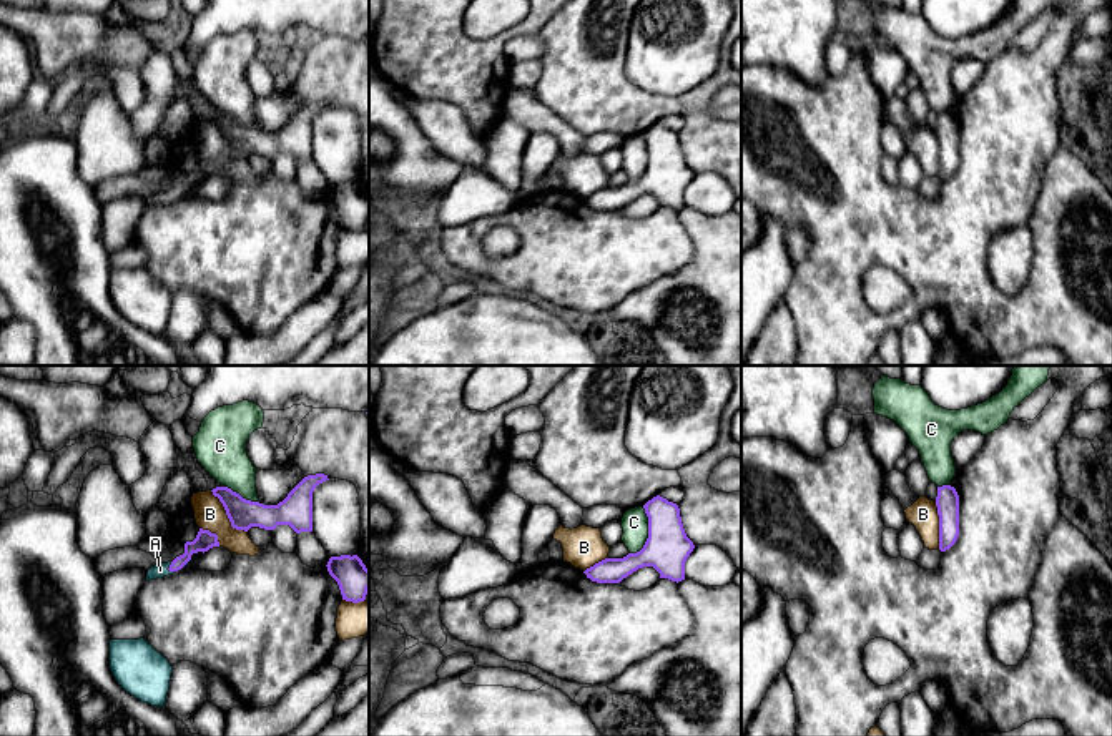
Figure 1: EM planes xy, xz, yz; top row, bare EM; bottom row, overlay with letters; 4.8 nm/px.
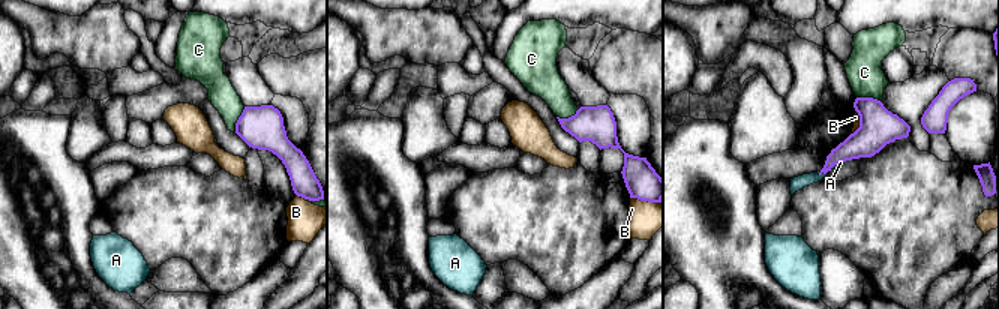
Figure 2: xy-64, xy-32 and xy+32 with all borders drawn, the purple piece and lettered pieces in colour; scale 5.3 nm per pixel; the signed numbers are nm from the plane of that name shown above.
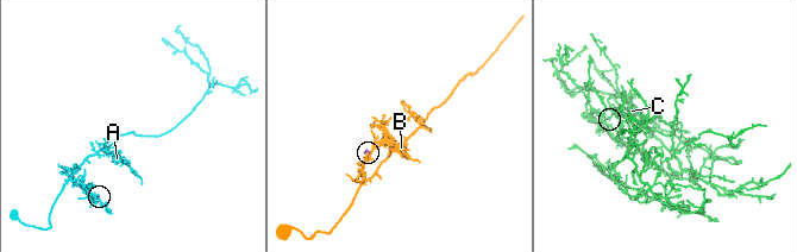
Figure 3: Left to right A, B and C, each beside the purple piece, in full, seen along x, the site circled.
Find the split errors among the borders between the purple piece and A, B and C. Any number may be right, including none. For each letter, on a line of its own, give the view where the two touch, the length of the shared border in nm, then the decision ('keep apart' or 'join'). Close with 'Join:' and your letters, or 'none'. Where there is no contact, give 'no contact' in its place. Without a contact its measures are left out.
A: meets purple in xy; contact 60 nm long; join
B: meets purple in xy; contact 280 nm long; keep apart
C: meets purple in xz; contact 240 nm long; keep apart
Join: A

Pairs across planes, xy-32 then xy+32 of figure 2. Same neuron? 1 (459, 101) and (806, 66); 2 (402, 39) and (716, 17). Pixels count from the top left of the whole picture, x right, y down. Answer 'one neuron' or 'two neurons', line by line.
1: one neuron
2: one neuron

